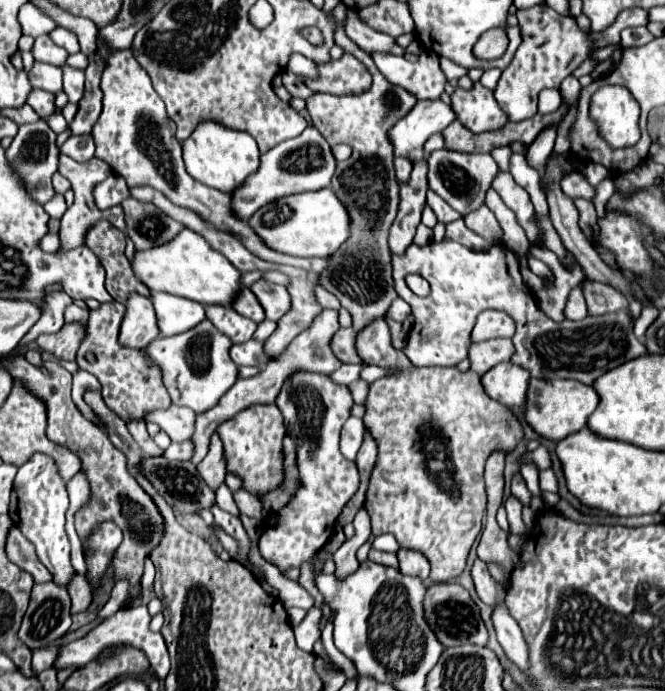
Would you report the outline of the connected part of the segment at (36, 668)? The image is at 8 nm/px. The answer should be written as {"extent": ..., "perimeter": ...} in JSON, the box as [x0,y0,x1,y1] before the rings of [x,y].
{"extent":[32,646,60,674],"perimeter":[[[46,646],[42,650],[34,650],[32,652],[32,672],[40,674],[46,668],[52,668],[56,658],[58,658],[60,646]]]}

